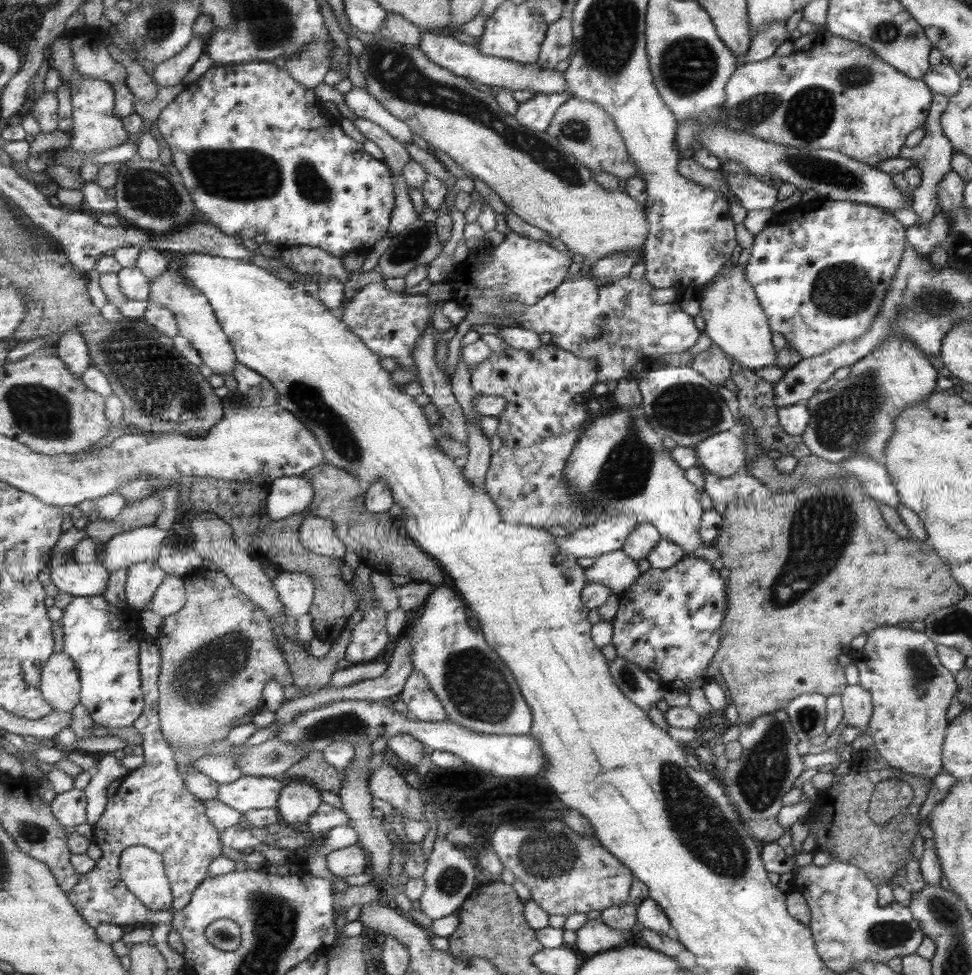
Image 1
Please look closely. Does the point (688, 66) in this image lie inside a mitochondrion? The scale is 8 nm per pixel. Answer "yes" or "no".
yes

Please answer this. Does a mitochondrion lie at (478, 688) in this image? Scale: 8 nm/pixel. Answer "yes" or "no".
yes

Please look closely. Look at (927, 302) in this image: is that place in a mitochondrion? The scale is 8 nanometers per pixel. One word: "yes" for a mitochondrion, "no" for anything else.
yes

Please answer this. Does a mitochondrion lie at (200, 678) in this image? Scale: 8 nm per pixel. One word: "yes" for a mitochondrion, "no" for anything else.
yes

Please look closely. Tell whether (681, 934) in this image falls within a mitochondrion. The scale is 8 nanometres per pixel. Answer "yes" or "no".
no

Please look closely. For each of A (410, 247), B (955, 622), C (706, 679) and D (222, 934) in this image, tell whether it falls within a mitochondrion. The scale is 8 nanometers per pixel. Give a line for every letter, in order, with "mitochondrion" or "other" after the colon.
A: mitochondrion
B: mitochondrion
C: other
D: mitochondrion

